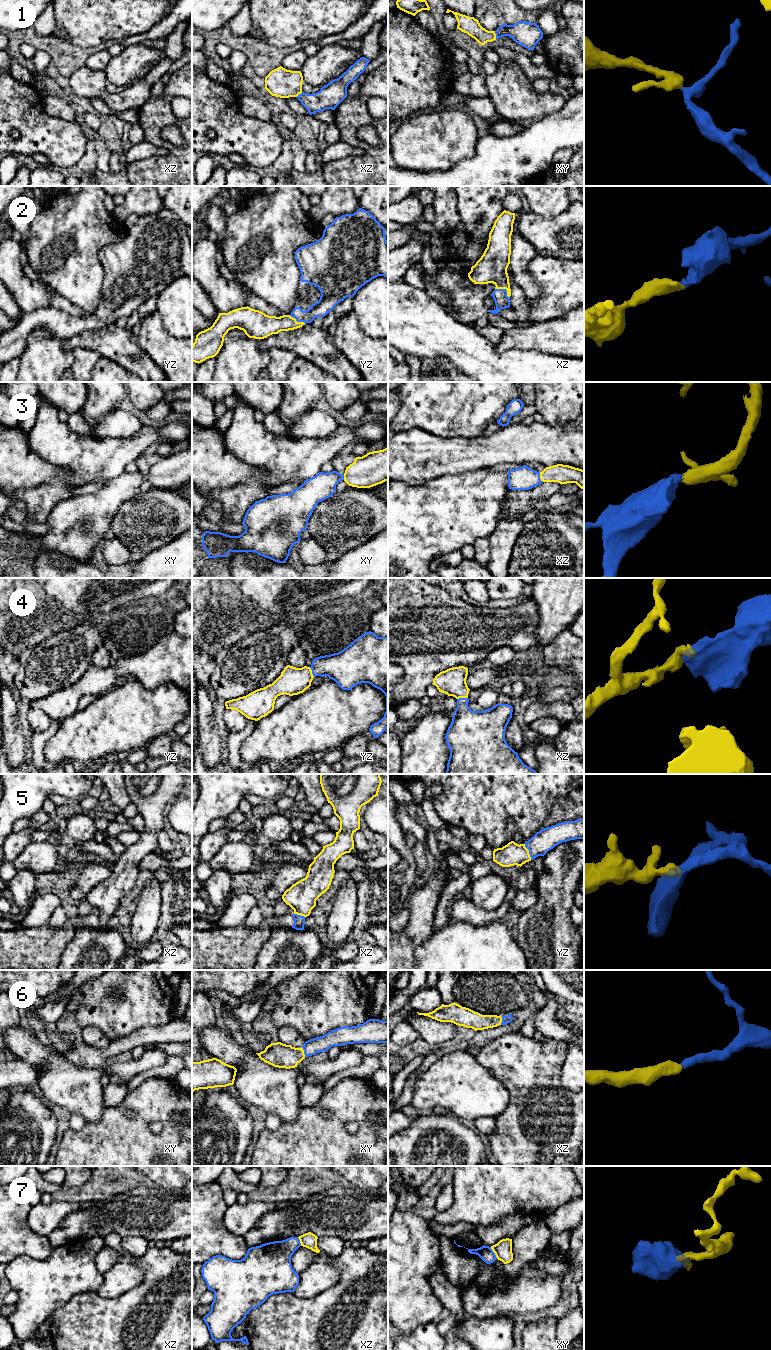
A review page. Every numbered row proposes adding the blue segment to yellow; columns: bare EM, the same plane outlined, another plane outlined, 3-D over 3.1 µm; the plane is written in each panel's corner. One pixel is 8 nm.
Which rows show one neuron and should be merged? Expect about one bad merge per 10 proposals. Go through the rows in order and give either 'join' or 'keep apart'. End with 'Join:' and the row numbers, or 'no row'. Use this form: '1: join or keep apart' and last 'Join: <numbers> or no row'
1: join
2: join
3: join
4: join
5: join
6: join
7: keep apart
Join: 1, 2, 3, 4, 5, 6

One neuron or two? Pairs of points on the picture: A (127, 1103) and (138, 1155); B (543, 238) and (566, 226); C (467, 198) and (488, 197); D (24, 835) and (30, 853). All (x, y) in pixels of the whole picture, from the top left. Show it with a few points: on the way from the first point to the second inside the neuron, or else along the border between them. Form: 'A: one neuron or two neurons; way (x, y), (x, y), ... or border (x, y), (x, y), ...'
A: one neuron; way (138, 1116), (138, 1142)
B: one neuron; way (549, 237), (555, 237), (560, 232)
C: one neuron; way (472, 197), (483, 197)
D: two neurons; border (31, 841), (10, 860)

